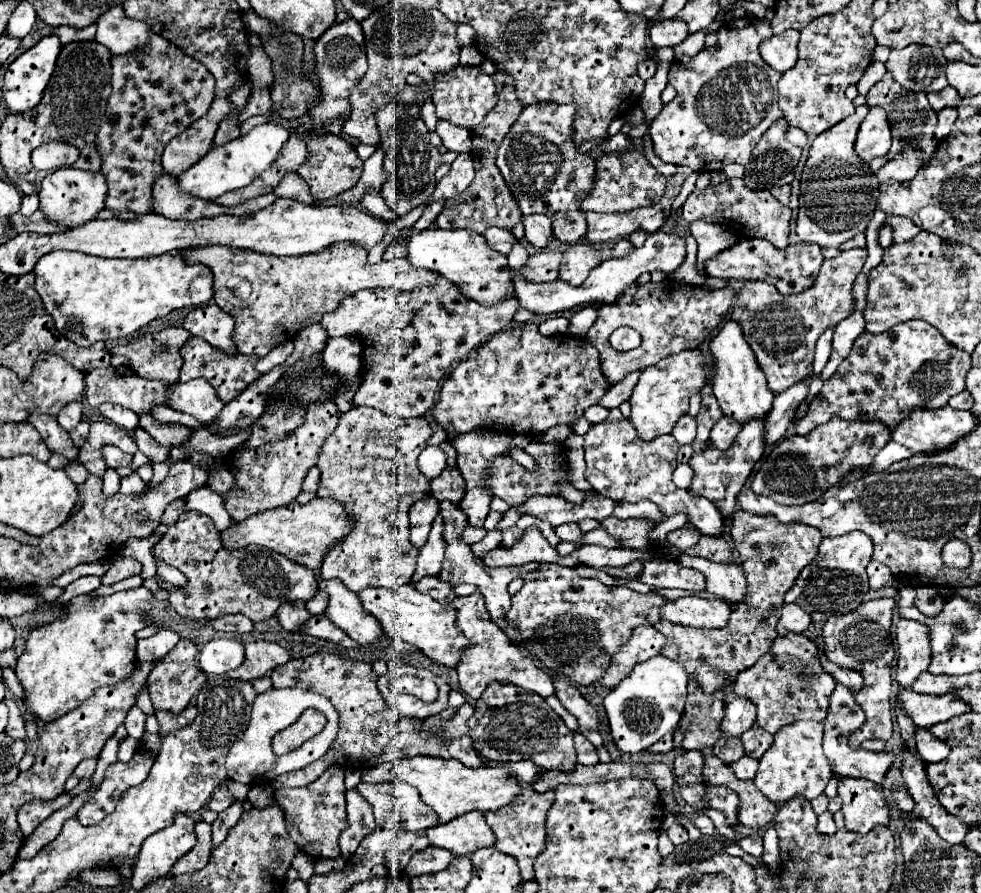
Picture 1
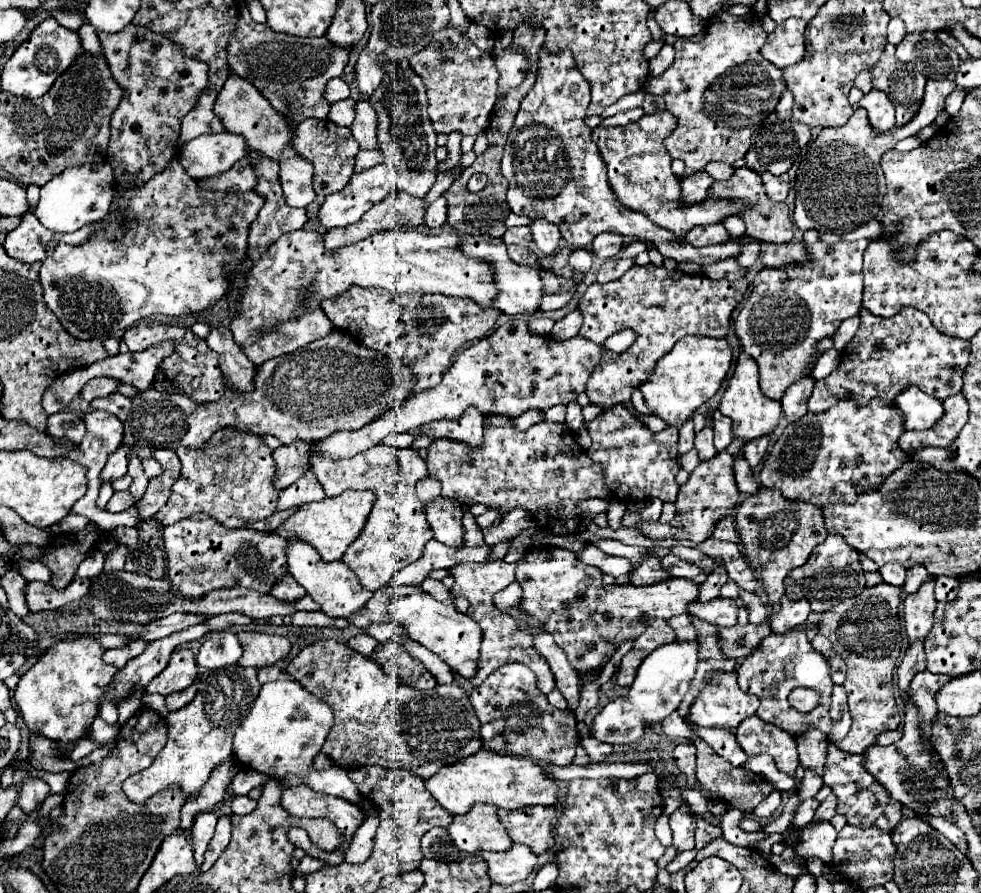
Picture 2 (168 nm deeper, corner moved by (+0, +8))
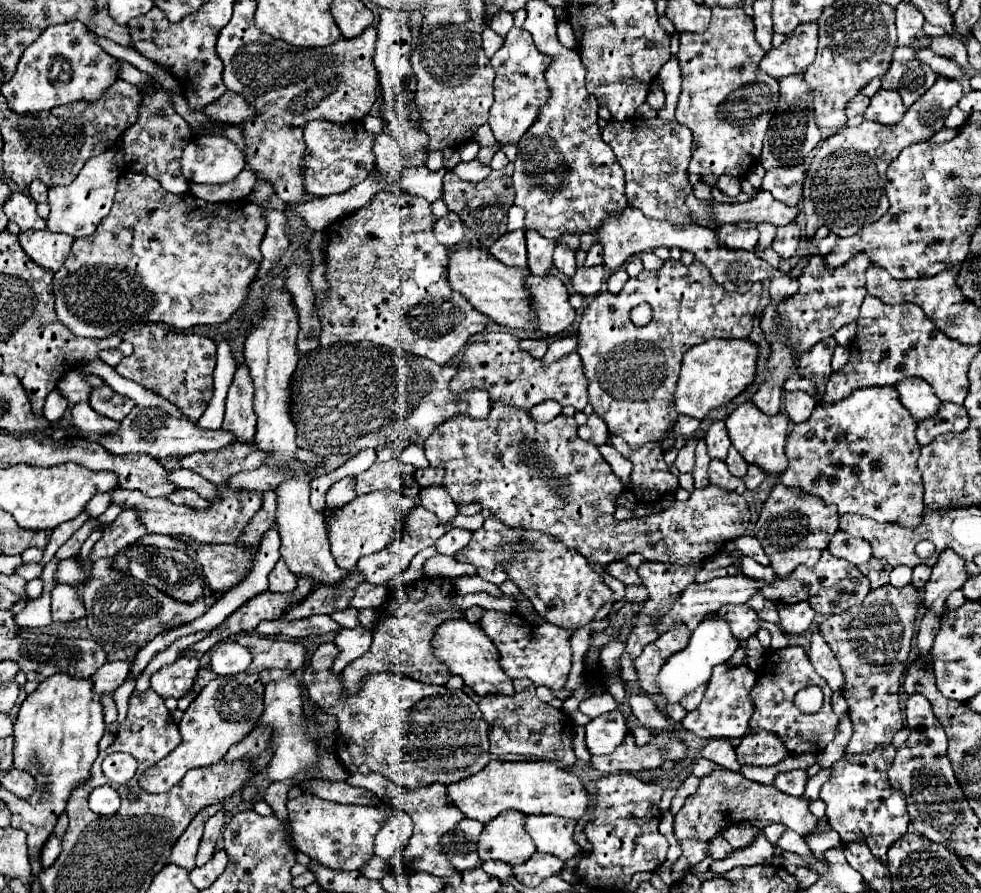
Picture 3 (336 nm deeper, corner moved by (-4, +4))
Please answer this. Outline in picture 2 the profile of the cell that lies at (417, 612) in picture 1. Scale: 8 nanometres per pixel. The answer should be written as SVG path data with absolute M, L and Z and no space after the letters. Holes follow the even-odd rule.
M384 586L374 592L374 596L360 610L358 620L350 620L350 624L358 628L366 628L368 624L388 622L388 620L400 620L414 642L438 654L460 676L470 678L476 674L482 632L480 632L480 626L468 614L460 614L454 608L452 600L438 602L430 594L422 592L422 588L418 586L400 586L400 588Z

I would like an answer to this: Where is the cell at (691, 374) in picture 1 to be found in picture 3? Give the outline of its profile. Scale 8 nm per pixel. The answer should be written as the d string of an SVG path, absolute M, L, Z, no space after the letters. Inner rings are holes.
M714 338L692 346L682 358L680 378L676 382L676 392L674 392L676 412L702 420L710 414L710 410L728 404L754 380L756 356L758 356L758 348L750 340Z

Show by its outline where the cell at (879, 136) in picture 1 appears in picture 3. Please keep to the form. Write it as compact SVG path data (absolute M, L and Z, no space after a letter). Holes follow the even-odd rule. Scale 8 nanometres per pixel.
M880 88L872 96L870 106L864 112L864 118L872 120L872 122L880 122L884 126L894 126L894 124L898 124L902 120L904 112L906 112L906 108L902 104L900 94Z

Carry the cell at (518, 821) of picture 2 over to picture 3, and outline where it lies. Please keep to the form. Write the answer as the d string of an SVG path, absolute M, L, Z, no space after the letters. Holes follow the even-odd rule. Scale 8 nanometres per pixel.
M526 816L524 822L536 844L536 850L558 856L560 860L568 860L582 852L580 846L572 840L574 824L576 822L572 818L560 816Z

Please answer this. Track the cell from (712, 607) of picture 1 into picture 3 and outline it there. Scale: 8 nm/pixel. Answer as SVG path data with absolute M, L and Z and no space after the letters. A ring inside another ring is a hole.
M732 604L728 608L720 608L716 612L718 618L726 620L730 624L730 630L732 634L738 638L738 640L746 640L750 638L752 634L756 634L756 630L760 628L760 618L758 614L746 606L746 604Z

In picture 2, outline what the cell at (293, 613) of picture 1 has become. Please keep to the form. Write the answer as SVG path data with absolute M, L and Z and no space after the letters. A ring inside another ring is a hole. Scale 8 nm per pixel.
M288 574L288 576L284 576L284 580L280 580L280 584L276 584L276 588L272 588L272 592L270 592L274 598L278 598L278 600L296 600L296 598L302 598L306 592L304 592L304 588L296 582L296 580L292 580L292 576Z

